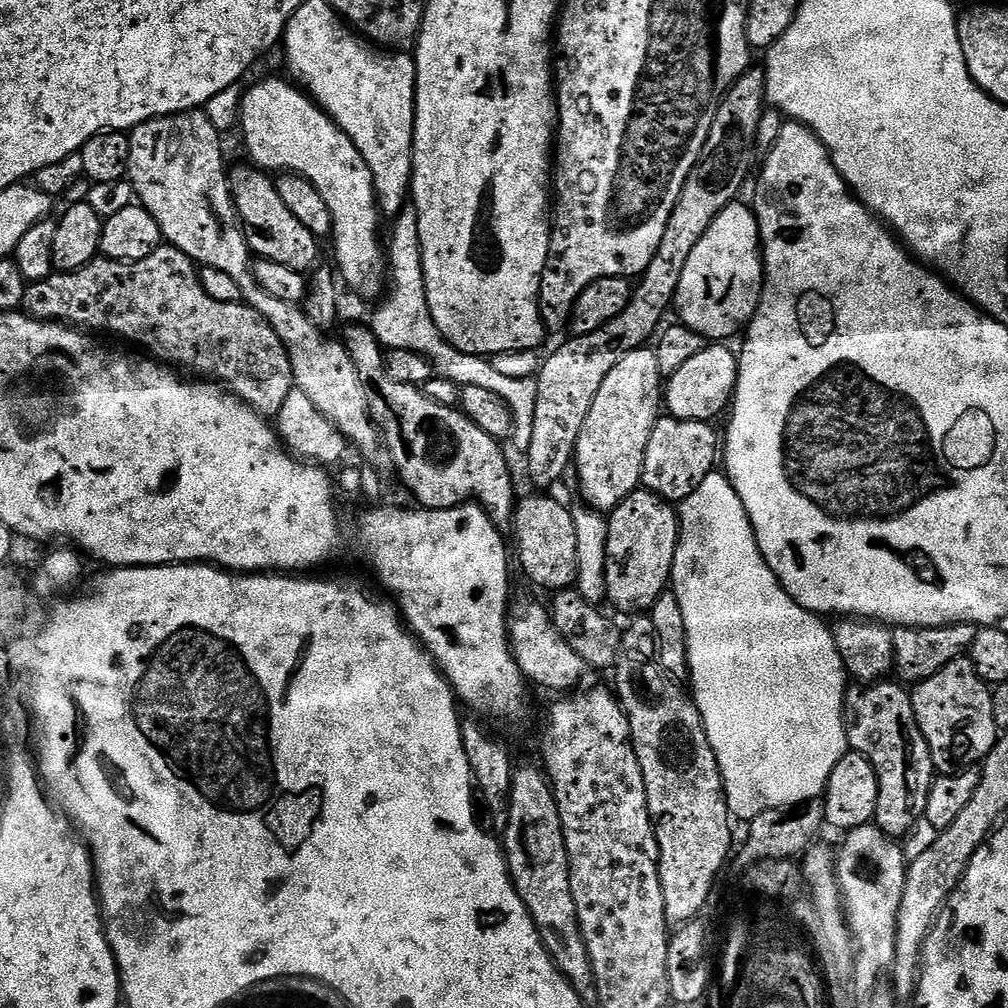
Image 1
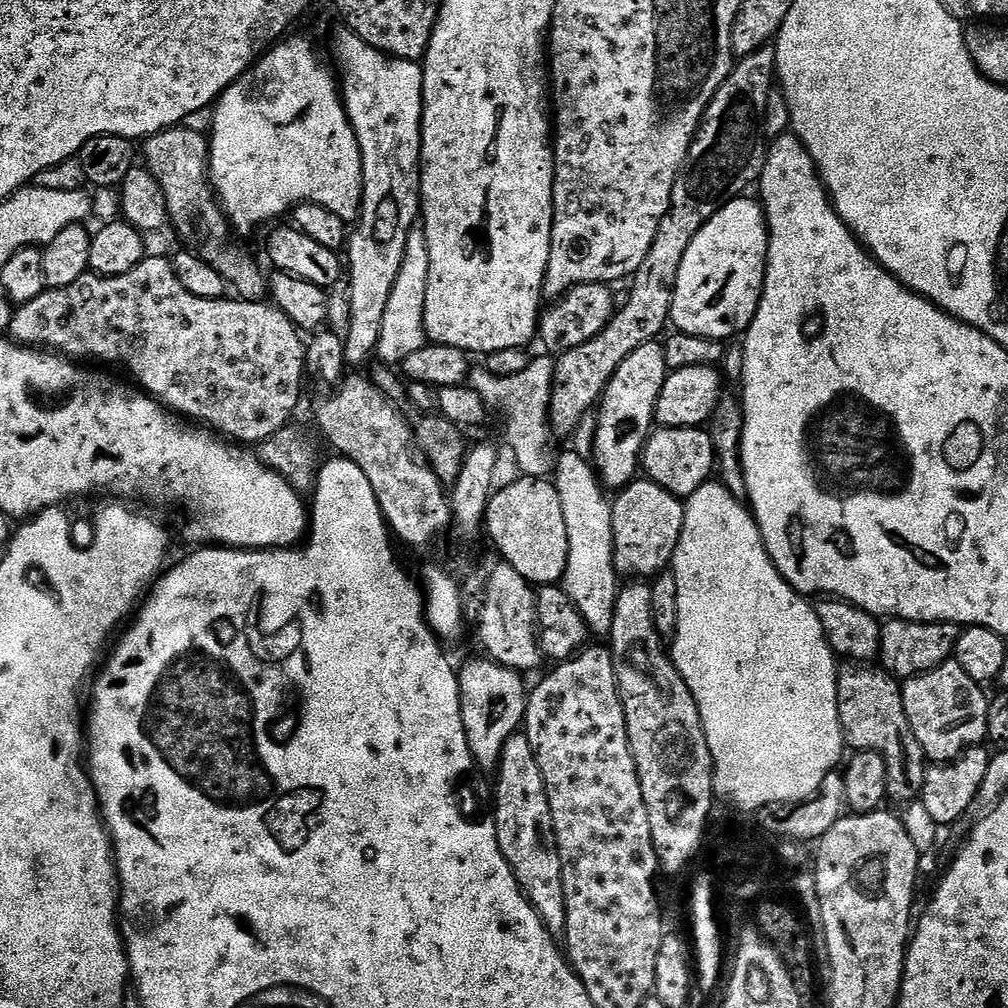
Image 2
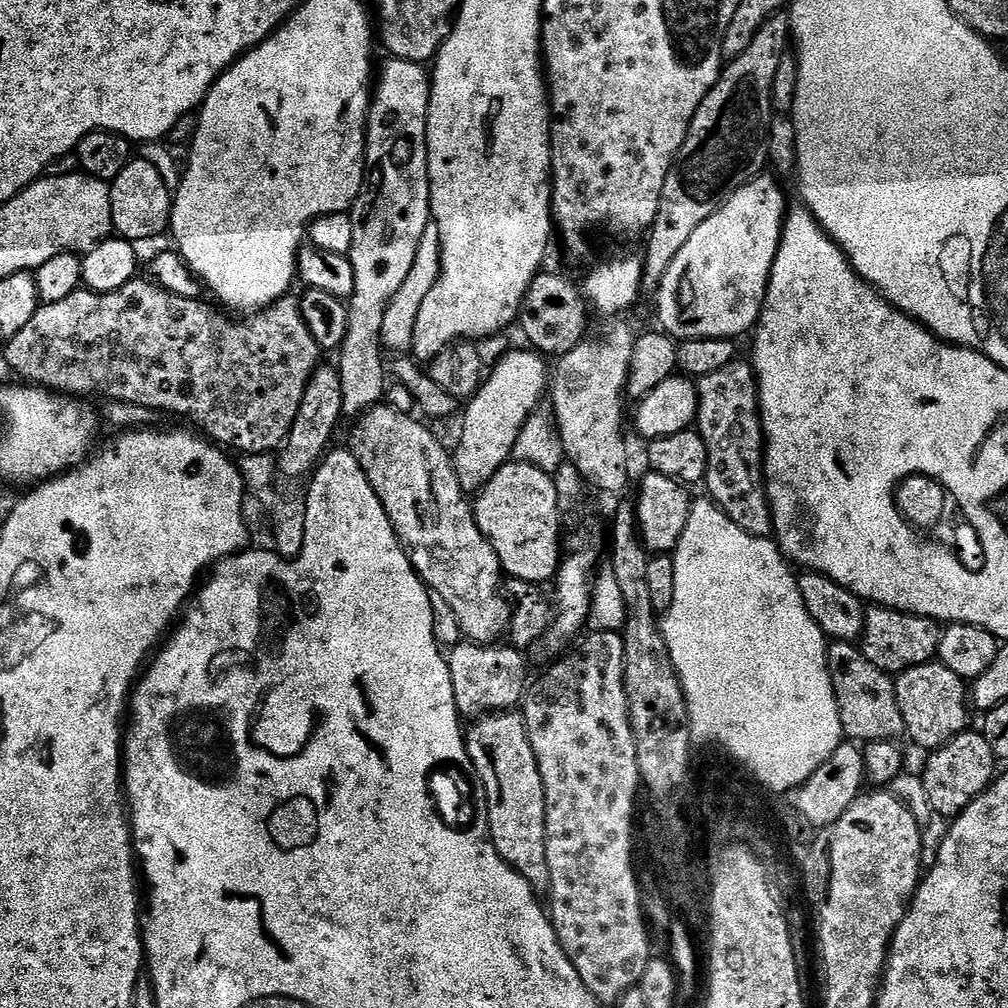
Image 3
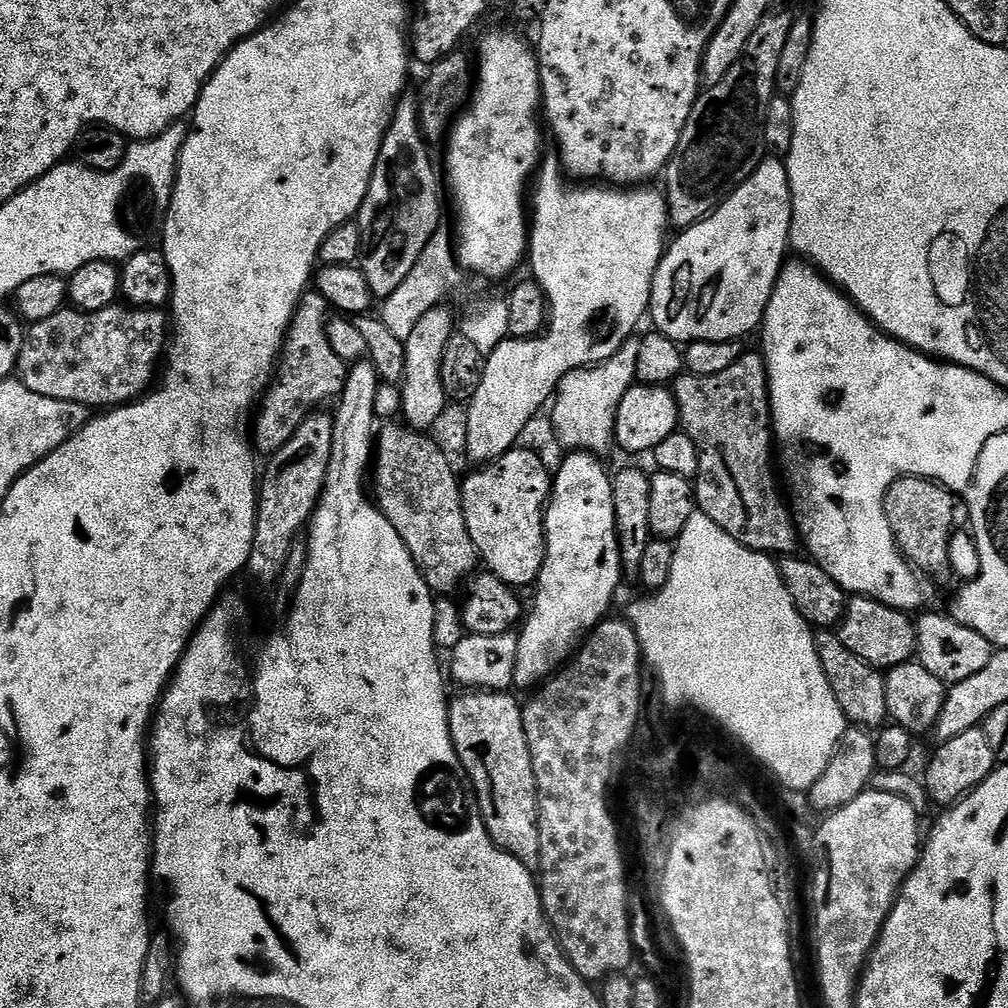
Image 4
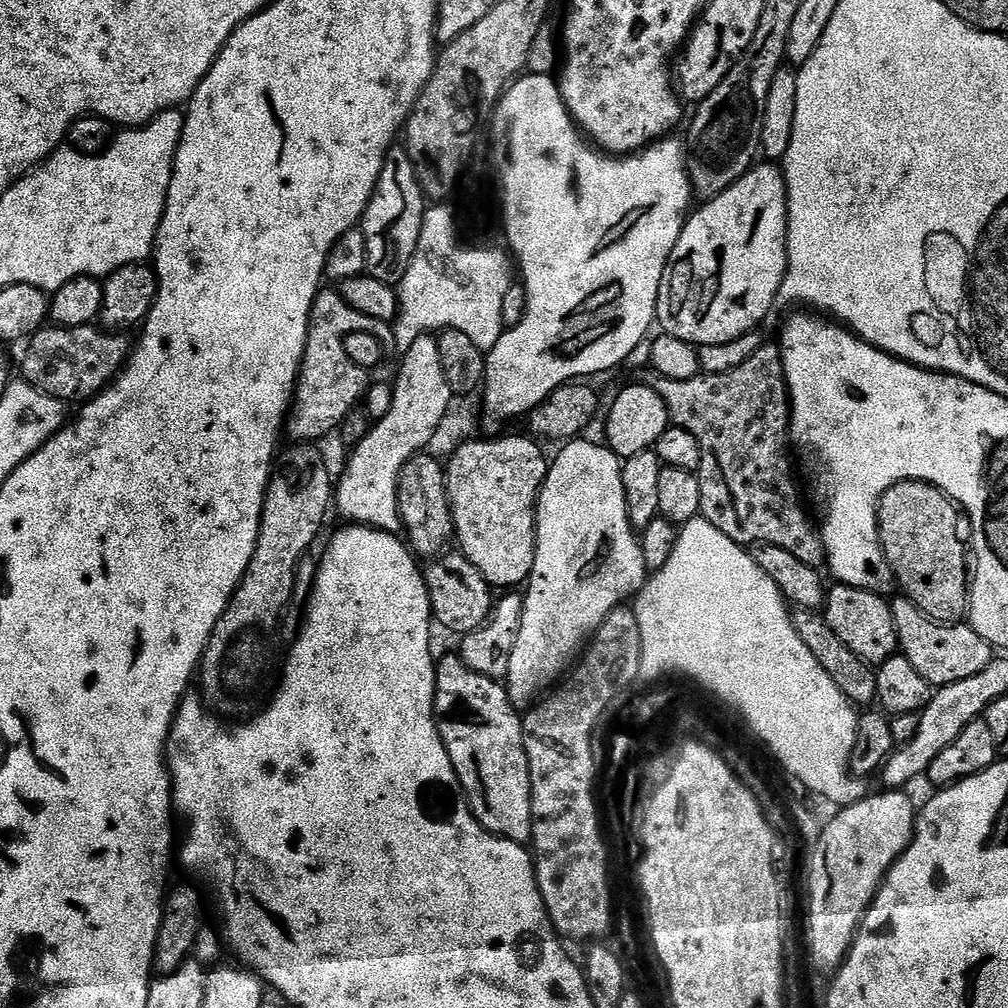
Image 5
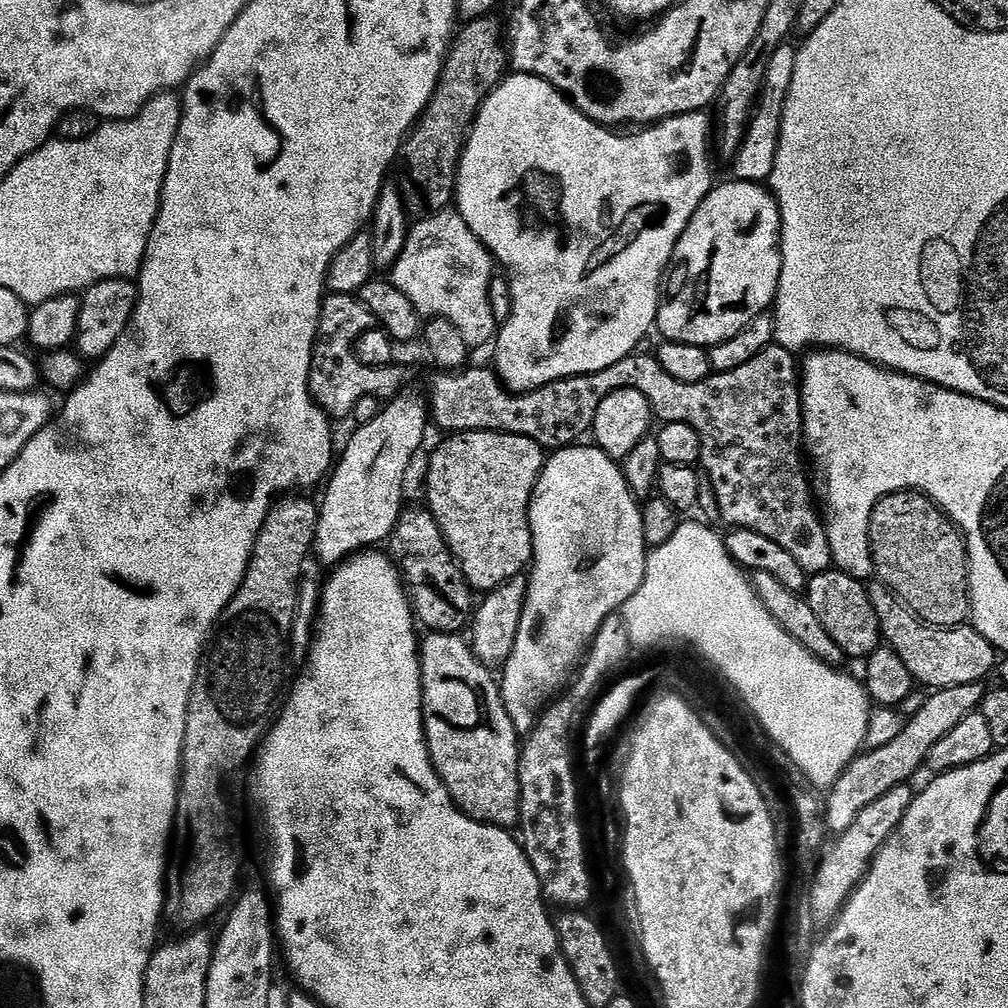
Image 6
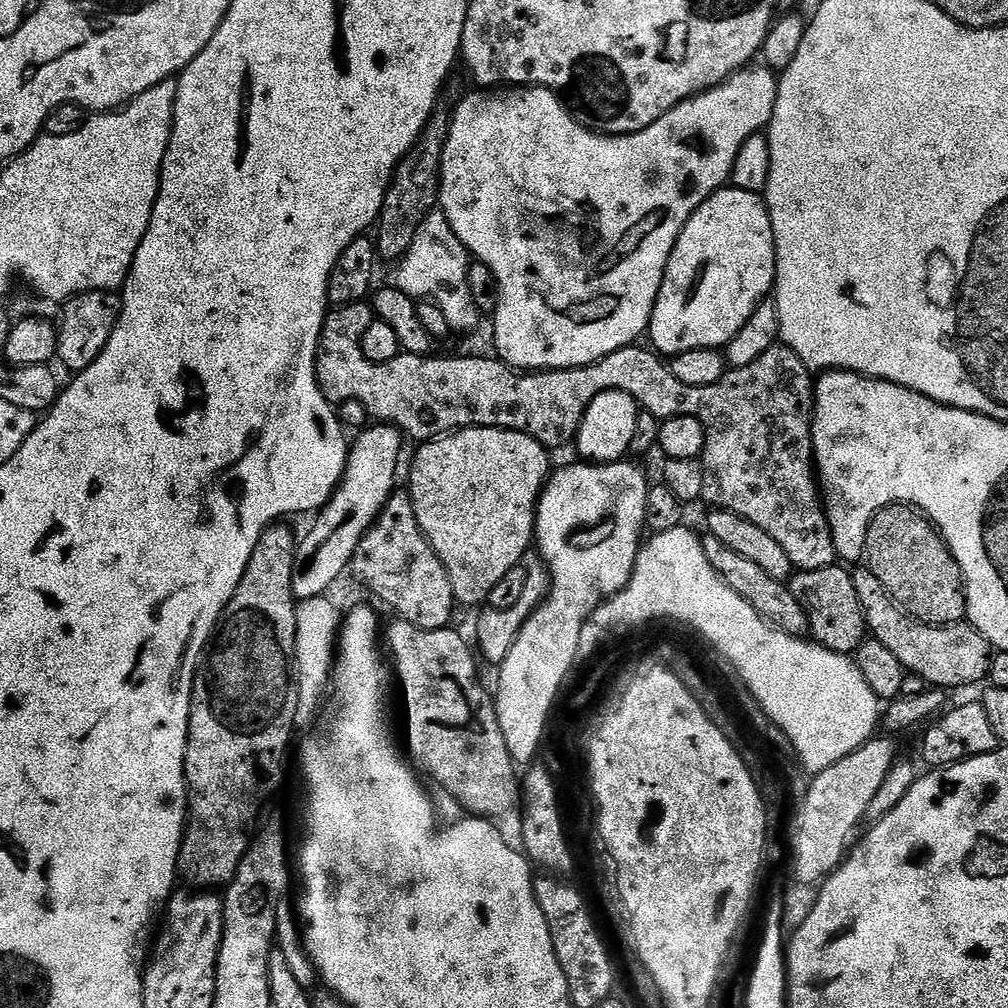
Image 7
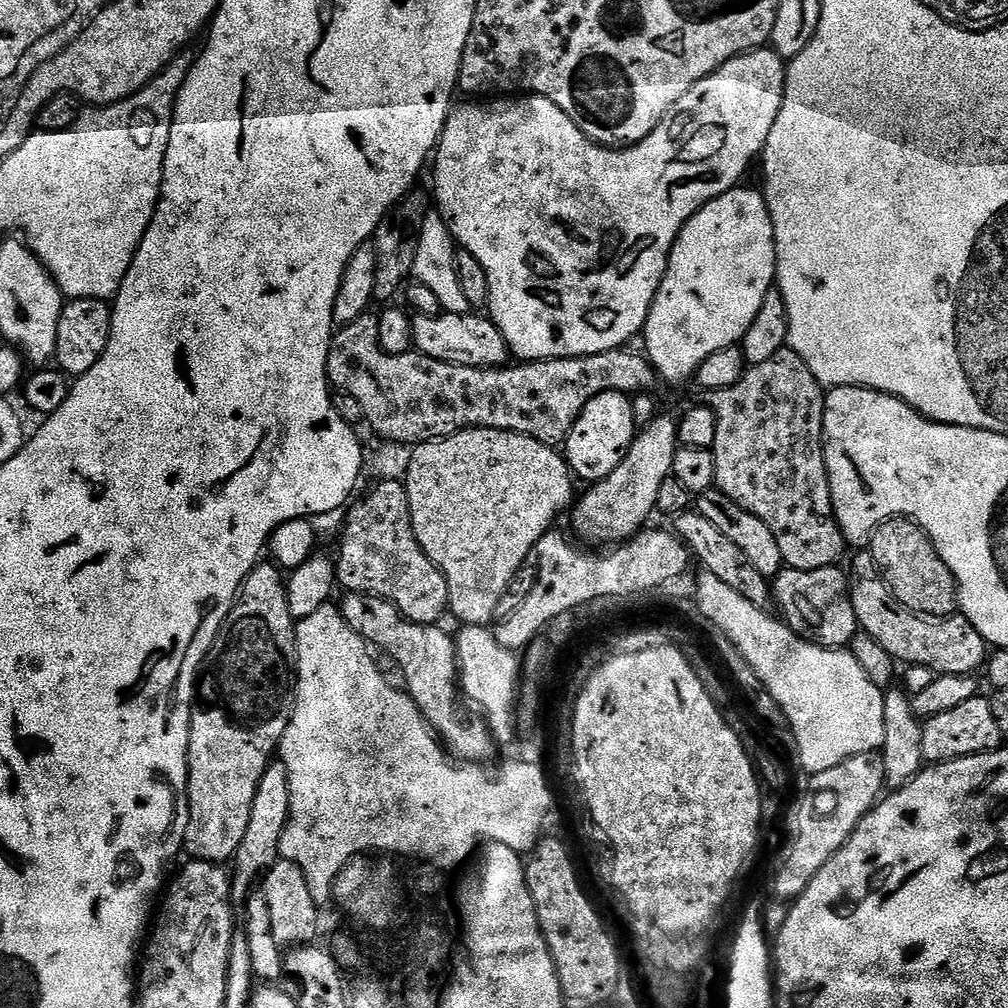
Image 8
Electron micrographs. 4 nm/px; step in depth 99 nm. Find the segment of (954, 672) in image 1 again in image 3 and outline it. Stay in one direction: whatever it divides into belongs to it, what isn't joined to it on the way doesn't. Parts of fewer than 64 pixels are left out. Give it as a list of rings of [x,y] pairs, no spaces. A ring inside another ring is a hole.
[[[933,662],[907,668],[895,677],[895,682],[898,710],[902,710],[902,722],[907,739],[912,739],[918,747],[935,750],[953,740],[958,734],[969,731],[969,685],[945,664]]]

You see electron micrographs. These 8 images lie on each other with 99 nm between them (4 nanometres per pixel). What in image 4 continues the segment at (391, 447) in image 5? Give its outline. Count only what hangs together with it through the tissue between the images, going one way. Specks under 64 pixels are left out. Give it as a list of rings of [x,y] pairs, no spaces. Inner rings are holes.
[[[441,306],[422,314],[418,318],[418,326],[410,333],[410,338],[404,341],[405,346],[405,372],[400,393],[402,394],[402,420],[409,428],[417,430],[430,430],[435,419],[442,414],[446,405],[444,387],[442,386],[442,354],[454,334],[454,320],[448,306]]]

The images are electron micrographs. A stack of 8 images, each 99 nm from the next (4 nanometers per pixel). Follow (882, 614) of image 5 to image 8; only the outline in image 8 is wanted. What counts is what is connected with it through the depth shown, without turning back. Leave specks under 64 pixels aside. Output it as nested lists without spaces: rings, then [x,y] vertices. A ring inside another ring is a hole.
[[[837,566],[807,572],[785,567],[771,585],[775,607],[780,607],[779,615],[788,629],[820,648],[847,649],[858,631],[850,576],[842,569]]]

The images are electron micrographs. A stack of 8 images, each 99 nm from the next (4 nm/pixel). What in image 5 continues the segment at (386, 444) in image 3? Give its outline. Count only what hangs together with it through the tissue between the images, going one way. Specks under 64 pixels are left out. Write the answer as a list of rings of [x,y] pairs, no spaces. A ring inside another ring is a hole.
[[[427,454],[414,456],[408,460],[400,471],[400,481],[396,486],[396,502],[403,531],[408,531],[406,540],[411,551],[420,558],[423,556],[432,558],[443,553],[445,551],[444,543],[447,540],[451,541],[454,533],[452,531],[452,513],[448,511],[448,492],[444,489],[444,468],[441,461]]]

